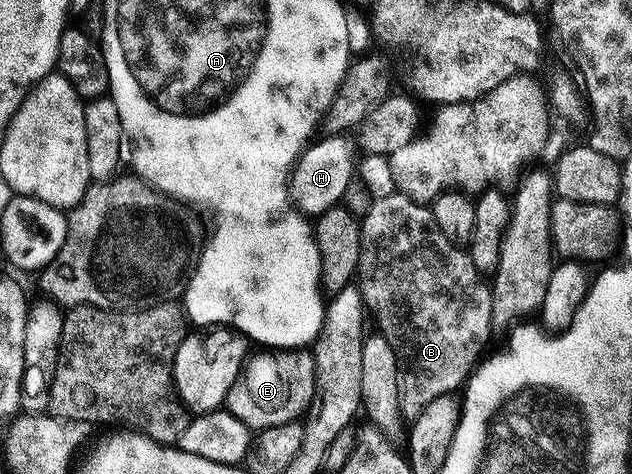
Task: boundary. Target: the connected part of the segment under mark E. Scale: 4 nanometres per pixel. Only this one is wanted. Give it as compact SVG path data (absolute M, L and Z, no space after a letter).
M264 349L261 355L253 354L245 362L240 375L228 391L226 409L238 421L242 421L249 429L277 427L297 422L312 405L316 395L316 370L312 360L312 352L308 349Z

